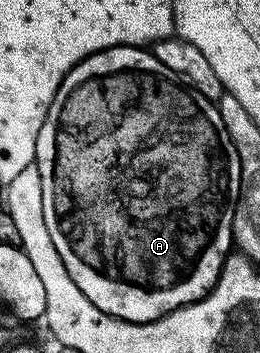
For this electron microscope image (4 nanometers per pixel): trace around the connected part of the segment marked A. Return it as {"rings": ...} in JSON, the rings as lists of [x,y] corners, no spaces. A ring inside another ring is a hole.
{"rings":[[[112,47],[112,48],[111,48],[111,49],[107,49],[107,50],[106,50],[106,51],[100,51],[100,52],[99,52],[99,53],[95,53],[95,54],[94,54],[94,55],[92,55],[92,56],[91,56],[91,57],[87,57],[87,58],[86,58],[86,59],[85,59],[85,60],[83,60],[83,61],[82,61],[82,63],[80,63],[80,64],[79,64],[79,65],[75,65],[75,66],[74,66],[74,67],[73,67],[73,68],[72,68],[72,70],[70,70],[70,71],[69,71],[69,73],[68,73],[68,75],[67,75],[67,77],[66,77],[66,78],[65,78],[65,80],[64,80],[64,81],[63,81],[63,82],[62,82],[62,83],[61,83],[61,87],[60,87],[60,89],[59,89],[59,90],[57,90],[57,96],[56,96],[56,97],[54,97],[54,98],[53,98],[53,104],[51,104],[51,106],[50,106],[50,107],[49,107],[49,115],[48,115],[48,116],[47,116],[47,117],[46,117],[46,118],[45,118],[45,121],[44,121],[44,123],[43,123],[43,129],[42,129],[42,130],[41,130],[41,142],[40,142],[40,146],[38,146],[38,149],[37,149],[37,159],[38,159],[38,160],[39,160],[39,166],[40,166],[40,168],[41,168],[41,169],[40,169],[40,171],[39,171],[39,177],[43,177],[43,185],[42,185],[42,186],[41,186],[41,188],[42,188],[42,189],[43,189],[43,219],[44,219],[44,221],[45,221],[45,224],[46,224],[46,225],[47,225],[47,230],[48,230],[48,231],[49,231],[49,232],[51,232],[51,241],[55,241],[55,249],[59,249],[59,257],[63,257],[63,265],[67,265],[67,273],[71,273],[71,281],[75,281],[75,285],[79,285],[79,289],[80,289],[80,290],[81,290],[81,292],[82,292],[82,293],[83,293],[83,294],[84,294],[84,295],[85,295],[85,296],[86,296],[86,297],[87,297],[87,301],[91,301],[91,302],[92,302],[92,303],[94,303],[94,305],[96,305],[96,307],[97,307],[97,308],[98,308],[98,309],[99,309],[99,310],[100,310],[100,311],[102,311],[102,312],[103,312],[103,313],[107,313],[107,314],[108,314],[108,315],[114,315],[114,316],[115,316],[115,317],[116,317],[116,319],[122,319],[122,320],[123,320],[123,321],[127,321],[127,322],[128,322],[128,323],[153,323],[153,322],[155,322],[155,321],[156,321],[156,319],[162,319],[162,318],[163,318],[163,316],[164,316],[164,315],[169,315],[169,314],[171,314],[171,312],[173,312],[173,311],[176,311],[176,310],[177,310],[177,309],[178,309],[178,308],[180,308],[180,307],[183,307],[183,306],[185,306],[185,304],[187,304],[187,297],[189,297],[189,295],[191,295],[191,291],[195,291],[195,289],[197,289],[197,287],[201,287],[201,285],[203,285],[203,283],[201,283],[201,281],[199,281],[199,285],[187,285],[187,289],[177,289],[177,287],[185,287],[185,283],[189,283],[189,281],[190,281],[190,280],[193,280],[193,275],[197,275],[197,271],[201,271],[201,262],[204,262],[204,259],[205,259],[205,257],[206,257],[206,255],[211,255],[211,261],[209,261],[209,265],[211,265],[211,267],[203,267],[203,271],[201,271],[201,273],[199,273],[199,275],[214,275],[214,276],[215,276],[215,277],[216,277],[216,278],[219,278],[219,276],[217,276],[217,274],[215,274],[215,269],[221,269],[221,268],[222,268],[222,267],[223,267],[223,266],[224,266],[224,264],[225,264],[225,260],[226,260],[226,258],[227,258],[227,256],[228,256],[228,255],[229,255],[229,254],[230,254],[230,251],[231,251],[231,248],[229,248],[229,245],[230,245],[230,247],[231,247],[231,246],[232,246],[232,243],[233,243],[233,242],[234,242],[234,240],[233,240],[233,219],[234,219],[234,218],[235,218],[235,217],[236,217],[236,209],[237,209],[237,203],[238,203],[238,200],[239,200],[239,198],[241,198],[241,166],[240,166],[240,165],[239,165],[239,153],[235,153],[235,145],[231,145],[231,141],[230,141],[230,140],[229,140],[229,134],[228,134],[228,133],[227,133],[227,129],[226,129],[226,128],[225,128],[225,126],[224,126],[224,125],[223,125],[223,117],[222,117],[222,116],[221,116],[221,113],[220,113],[220,110],[219,110],[219,107],[218,107],[218,104],[217,104],[217,103],[216,103],[216,102],[214,102],[214,100],[211,100],[211,99],[208,99],[208,98],[207,98],[207,97],[203,97],[203,96],[202,96],[202,95],[201,95],[201,94],[199,94],[199,93],[198,93],[198,91],[195,91],[195,90],[193,90],[193,88],[192,88],[192,87],[190,87],[190,86],[188,86],[188,85],[186,85],[186,84],[185,84],[185,83],[184,83],[184,82],[182,82],[182,80],[180,80],[180,79],[178,79],[178,78],[177,78],[177,76],[176,76],[176,75],[174,75],[174,74],[173,74],[173,71],[172,71],[172,70],[171,70],[171,69],[167,69],[167,65],[163,65],[163,64],[162,64],[162,63],[160,63],[160,62],[159,62],[159,60],[157,60],[157,58],[156,58],[156,56],[154,56],[154,55],[153,55],[153,54],[152,54],[152,52],[149,52],[149,51],[148,51],[148,50],[145,50],[145,49],[140,49],[140,48],[137,48],[137,47]]]}

